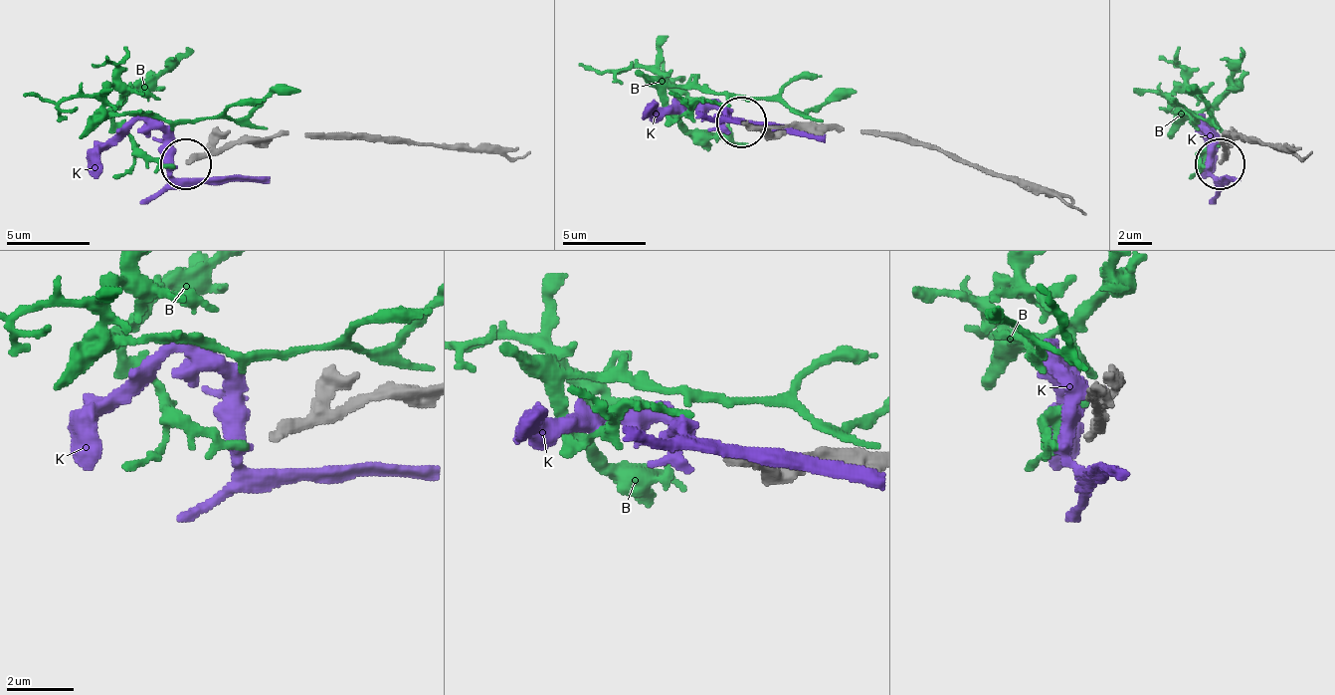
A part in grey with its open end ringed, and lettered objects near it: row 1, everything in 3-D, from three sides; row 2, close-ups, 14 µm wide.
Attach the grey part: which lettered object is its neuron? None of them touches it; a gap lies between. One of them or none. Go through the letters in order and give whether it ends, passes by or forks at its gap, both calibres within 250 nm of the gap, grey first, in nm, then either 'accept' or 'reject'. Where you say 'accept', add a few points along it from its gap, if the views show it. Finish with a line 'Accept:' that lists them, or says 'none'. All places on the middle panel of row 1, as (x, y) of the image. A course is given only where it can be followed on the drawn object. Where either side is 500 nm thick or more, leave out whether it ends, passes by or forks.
B: it passes by; 280 nm thick on the grey side, 160 nm on the other; reject
K: it passes by; 280 nm thick on the grey side, 360 nm on the other; reject
Accept: none

